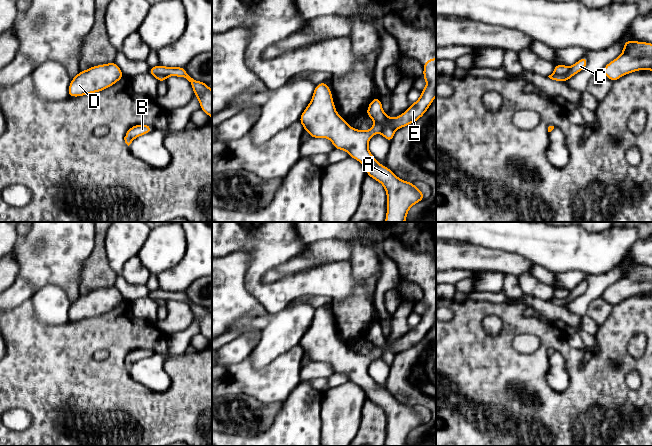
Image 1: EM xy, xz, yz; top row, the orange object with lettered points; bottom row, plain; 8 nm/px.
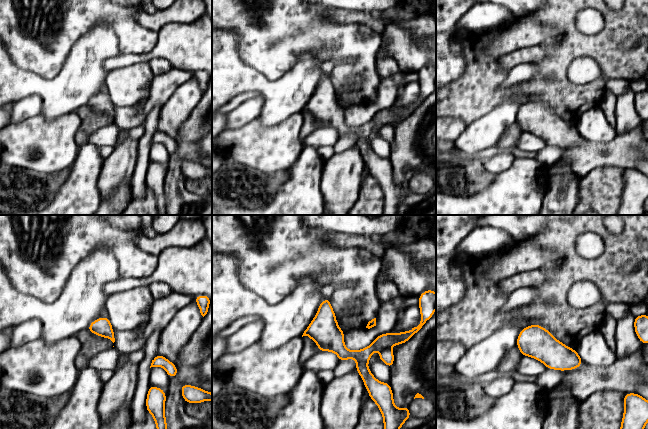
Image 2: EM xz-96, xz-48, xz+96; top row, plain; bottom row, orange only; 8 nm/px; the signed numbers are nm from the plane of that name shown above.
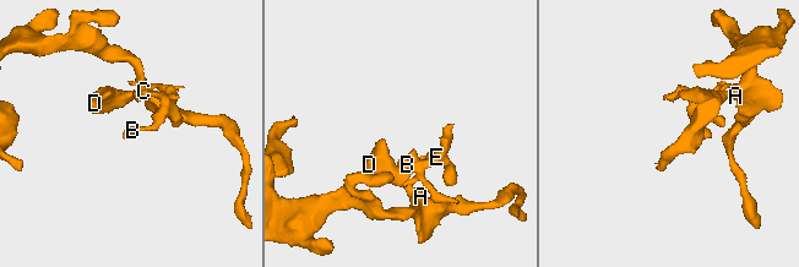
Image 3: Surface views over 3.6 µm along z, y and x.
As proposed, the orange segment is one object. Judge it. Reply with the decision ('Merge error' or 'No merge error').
Merge error

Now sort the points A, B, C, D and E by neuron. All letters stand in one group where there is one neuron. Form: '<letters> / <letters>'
A B D E / C

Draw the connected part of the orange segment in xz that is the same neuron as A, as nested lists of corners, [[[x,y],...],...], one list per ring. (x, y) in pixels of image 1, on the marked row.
[[[436,58],[427,60],[423,68],[422,77],[427,85],[421,91],[420,98],[400,116],[387,116],[383,123],[375,121],[369,130],[354,129],[338,115],[326,82],[316,85],[312,99],[299,119],[311,138],[330,139],[334,149],[347,151],[349,157],[364,166],[368,176],[384,186],[387,194],[385,222],[405,222],[409,209],[426,195],[414,183],[398,178],[388,167],[379,164],[369,151],[368,143],[373,135],[382,133],[385,126],[400,129],[416,122],[425,114],[436,96]]]

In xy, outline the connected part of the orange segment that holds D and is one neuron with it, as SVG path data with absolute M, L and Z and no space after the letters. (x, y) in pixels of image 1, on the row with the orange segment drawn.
M113 61L80 71L70 82L69 97L79 97L105 90L124 77L123 72Z

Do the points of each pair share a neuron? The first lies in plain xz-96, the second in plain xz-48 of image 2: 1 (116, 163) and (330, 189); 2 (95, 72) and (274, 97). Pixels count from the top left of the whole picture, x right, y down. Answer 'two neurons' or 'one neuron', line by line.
1: one neuron
2: one neuron

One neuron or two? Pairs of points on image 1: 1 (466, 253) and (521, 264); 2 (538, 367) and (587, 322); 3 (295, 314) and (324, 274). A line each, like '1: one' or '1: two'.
1: one
2: two
3: two

